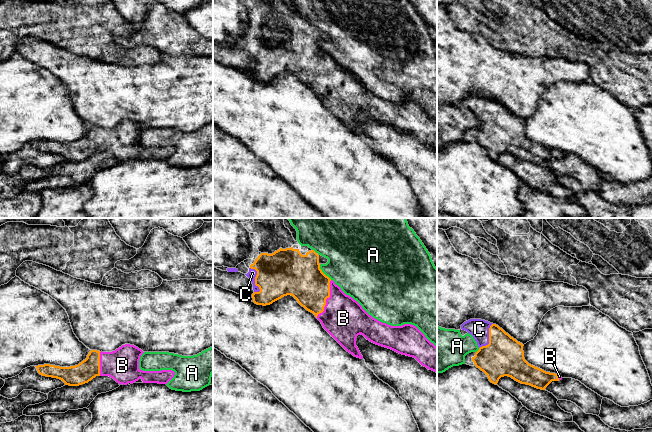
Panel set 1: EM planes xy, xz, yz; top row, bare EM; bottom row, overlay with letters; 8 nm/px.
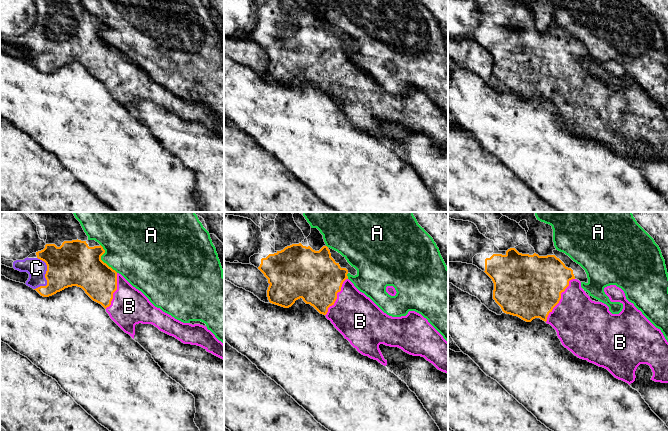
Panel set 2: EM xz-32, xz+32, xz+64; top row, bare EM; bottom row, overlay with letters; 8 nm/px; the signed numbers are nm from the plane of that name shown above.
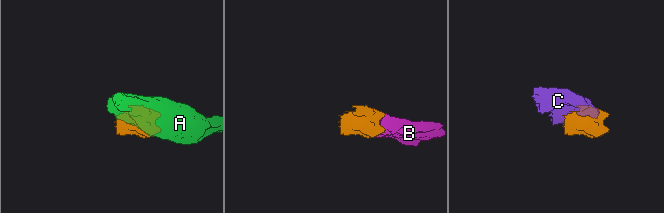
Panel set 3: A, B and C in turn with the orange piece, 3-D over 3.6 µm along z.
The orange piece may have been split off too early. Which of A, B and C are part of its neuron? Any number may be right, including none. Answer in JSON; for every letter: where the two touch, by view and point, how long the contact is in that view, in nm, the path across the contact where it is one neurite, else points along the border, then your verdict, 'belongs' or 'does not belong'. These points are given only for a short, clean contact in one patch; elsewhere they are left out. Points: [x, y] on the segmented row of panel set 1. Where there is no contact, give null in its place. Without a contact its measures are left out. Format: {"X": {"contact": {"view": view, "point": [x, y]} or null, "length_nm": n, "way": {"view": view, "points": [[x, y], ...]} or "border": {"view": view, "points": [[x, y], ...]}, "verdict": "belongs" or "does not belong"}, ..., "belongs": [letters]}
{"A": {"contact": {"view": "xz", "point": [322, 272]}, "length_nm": 160, "verdict": "does not belong"}, "B": {"contact": {"view": "xz", "point": [326, 298]}, "length_nm": 320, "verdict": "belongs"}, "C": {"contact": {"view": "xz", "point": [255, 279]}, "length_nm": 220, "verdict": "belongs"}, "belongs": ["B", "C"]}

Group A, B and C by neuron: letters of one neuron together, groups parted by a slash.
A / B C

